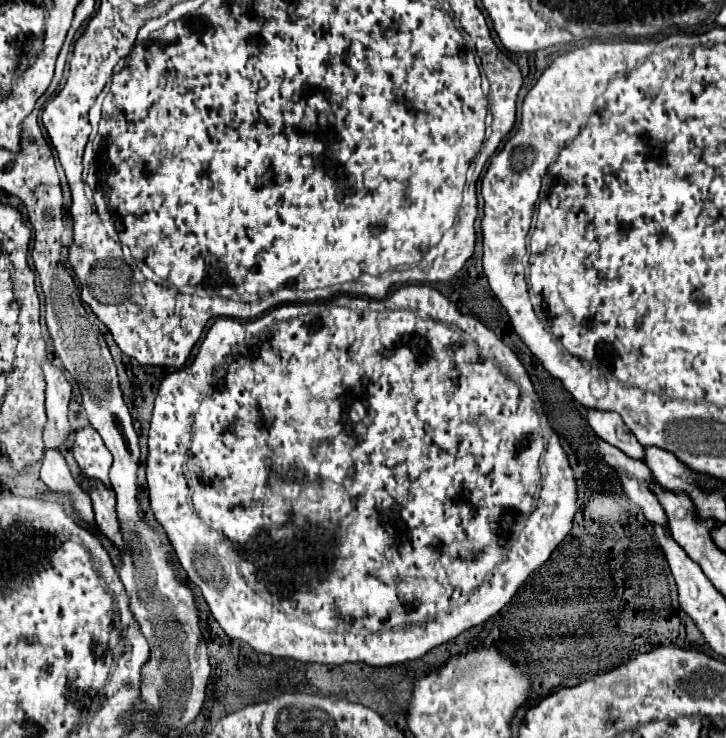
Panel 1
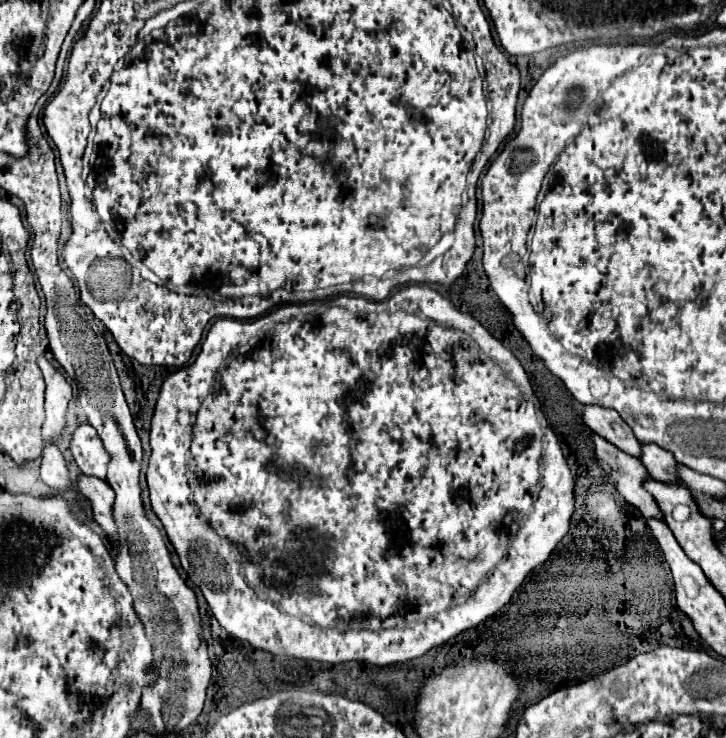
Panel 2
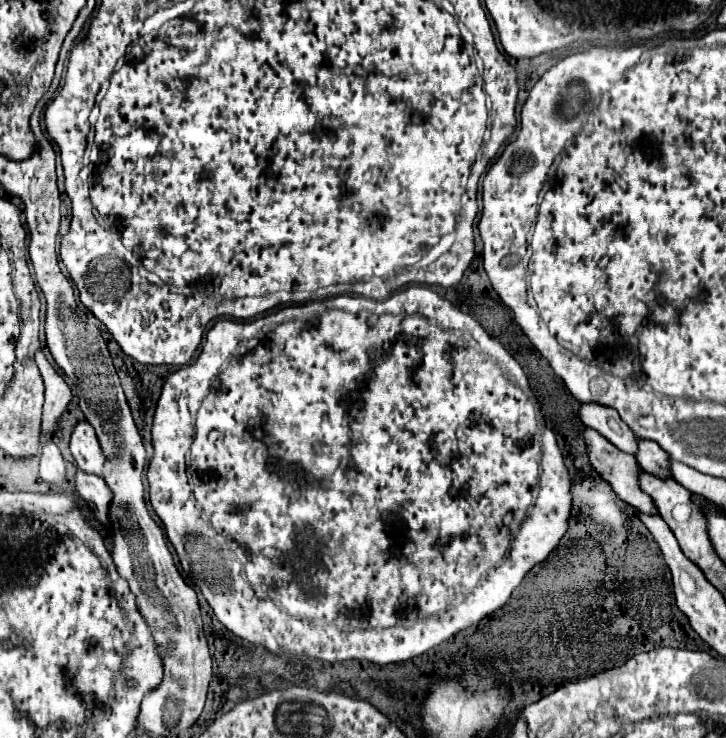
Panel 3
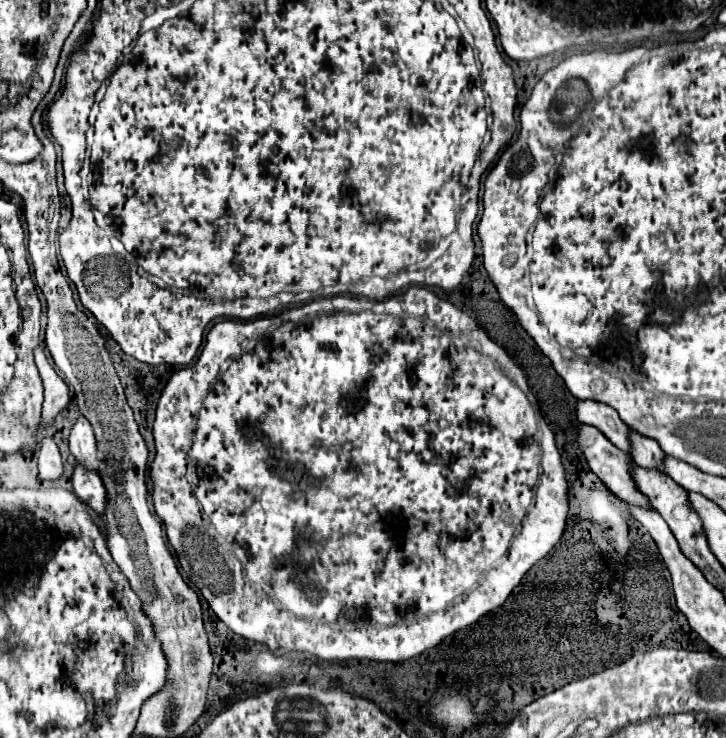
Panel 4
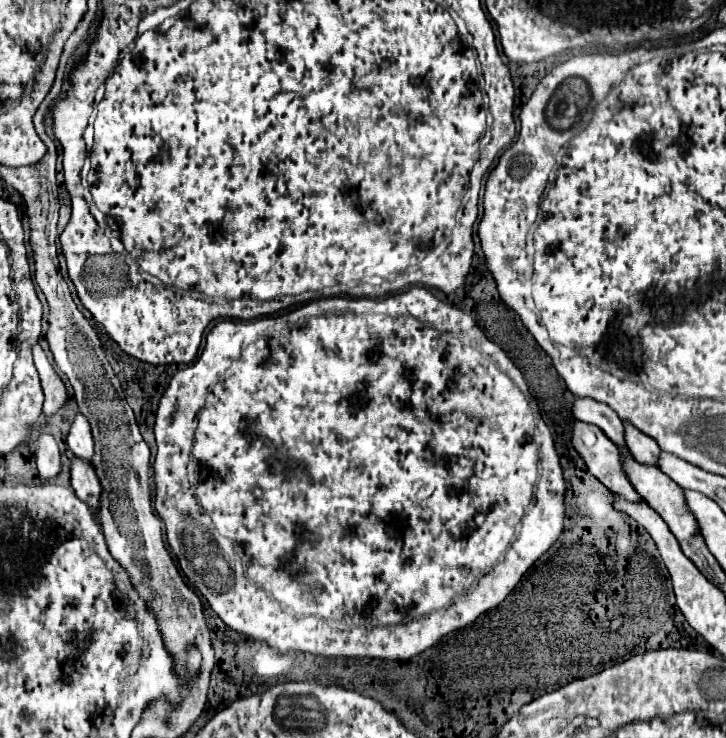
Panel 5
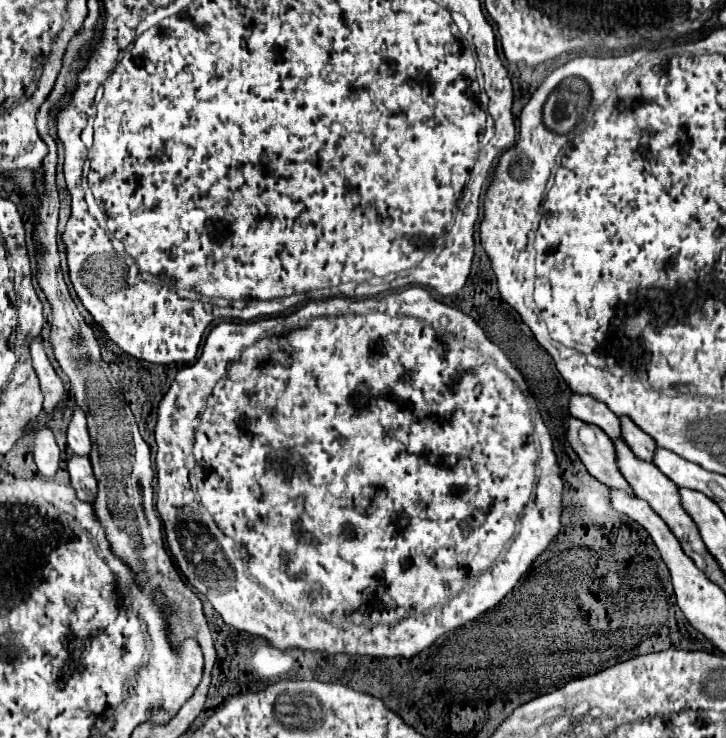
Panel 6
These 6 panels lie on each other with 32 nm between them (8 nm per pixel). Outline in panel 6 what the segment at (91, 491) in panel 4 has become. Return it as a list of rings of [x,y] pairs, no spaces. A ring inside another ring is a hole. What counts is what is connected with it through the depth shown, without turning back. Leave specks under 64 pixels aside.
[[[74,454],[68,462],[68,472],[70,472],[70,478],[72,478],[72,486],[76,490],[76,496],[84,502],[94,504],[98,484],[96,484],[96,478],[92,476],[90,460],[86,456]]]

